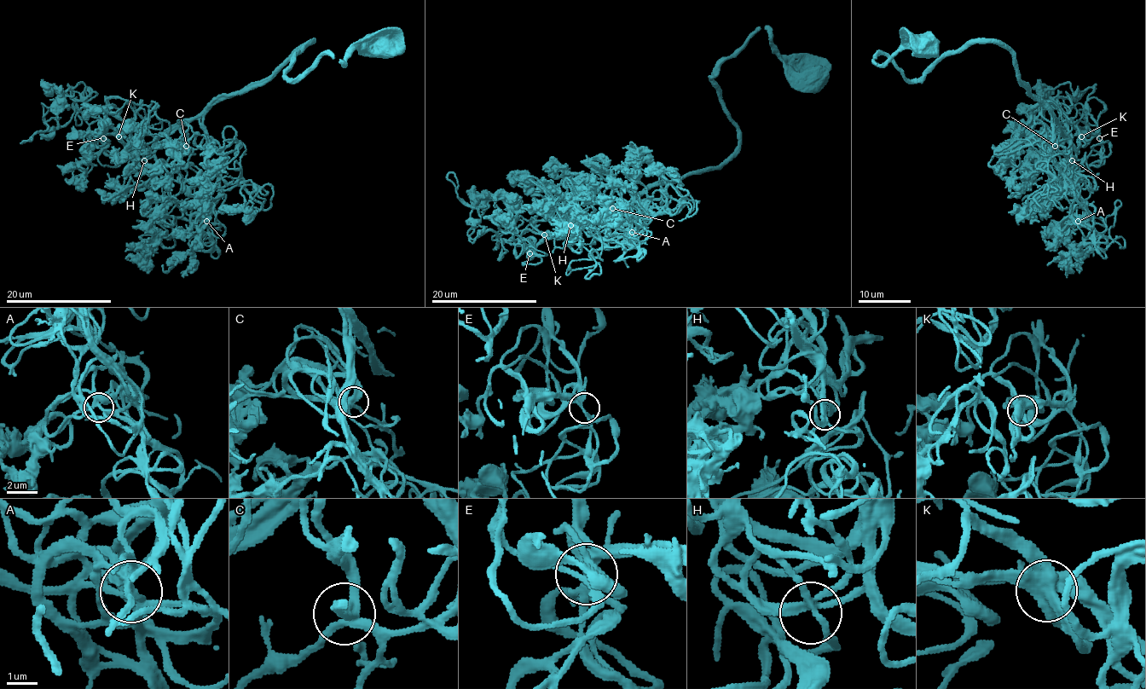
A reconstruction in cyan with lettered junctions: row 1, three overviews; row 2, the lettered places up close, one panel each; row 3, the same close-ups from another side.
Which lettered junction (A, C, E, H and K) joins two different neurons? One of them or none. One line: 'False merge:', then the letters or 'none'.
False merge: none

